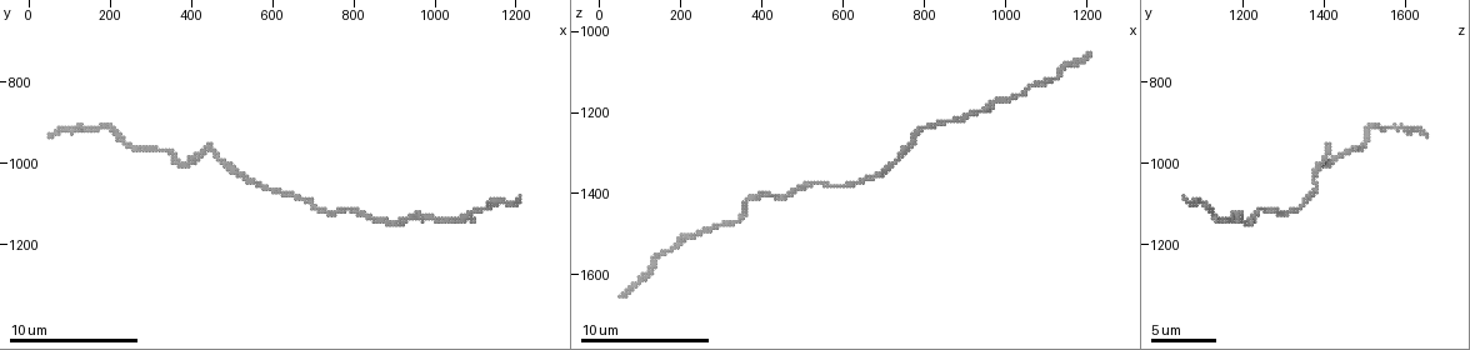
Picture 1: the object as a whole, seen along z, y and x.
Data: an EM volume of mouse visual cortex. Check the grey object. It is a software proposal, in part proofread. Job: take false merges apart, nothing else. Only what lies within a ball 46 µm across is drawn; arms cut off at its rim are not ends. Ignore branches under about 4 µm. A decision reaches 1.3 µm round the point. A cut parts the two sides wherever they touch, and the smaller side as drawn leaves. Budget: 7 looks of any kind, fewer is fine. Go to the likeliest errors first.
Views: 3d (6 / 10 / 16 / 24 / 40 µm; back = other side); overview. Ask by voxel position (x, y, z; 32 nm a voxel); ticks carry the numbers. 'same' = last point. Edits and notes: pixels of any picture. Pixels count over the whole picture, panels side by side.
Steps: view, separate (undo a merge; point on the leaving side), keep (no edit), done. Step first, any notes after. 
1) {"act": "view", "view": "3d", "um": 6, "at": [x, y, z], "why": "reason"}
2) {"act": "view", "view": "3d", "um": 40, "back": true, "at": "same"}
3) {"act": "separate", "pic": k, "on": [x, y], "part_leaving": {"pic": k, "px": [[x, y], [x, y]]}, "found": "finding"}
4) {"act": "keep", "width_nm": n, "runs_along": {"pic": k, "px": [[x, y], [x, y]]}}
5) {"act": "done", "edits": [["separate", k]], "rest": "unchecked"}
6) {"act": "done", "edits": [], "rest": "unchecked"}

{"act": "view", "view": "3d", "um": 16, "at": [430, 975, 1405], "why": "a narrow waist"}

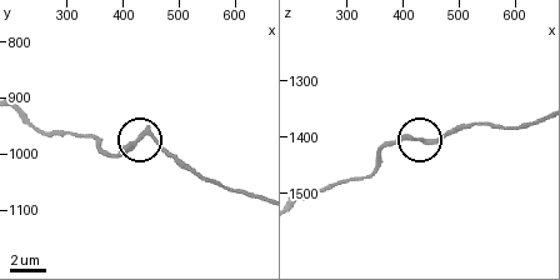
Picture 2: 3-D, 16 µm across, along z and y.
{"act": "view", "view": "3d", "um": 6, "at": [425, 970, 1410]}

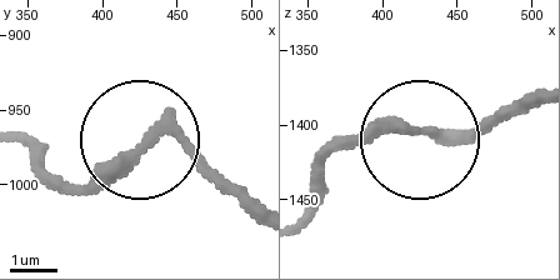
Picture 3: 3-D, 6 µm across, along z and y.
{"act": "keep", "runs_along": {"pic": 3, "px": [[529, 94], [456, 134], [385, 134], [329, 154]]}, "found": "continuous, no second cell"}

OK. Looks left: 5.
{"act": "view", "view": "3d", "um": 10, "at": [995, 1130, 1175], "why": "calibre changes"}

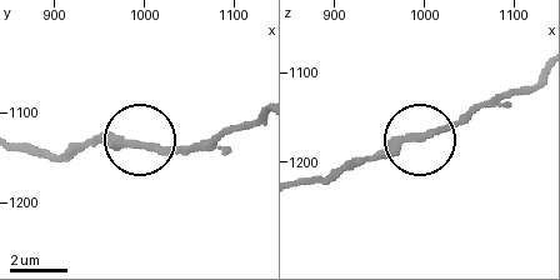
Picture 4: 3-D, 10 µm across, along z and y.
{"act": "keep", "runs_along": {"pic": 4, "px": [[304, 181], [503, 103]]}, "found": "one cell here"}

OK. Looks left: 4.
{"act": "view", "view": "3d", "um": 10, "at": [225, 935, 1500], "why": "thick turns thin"}

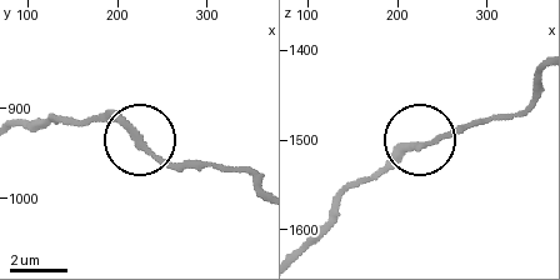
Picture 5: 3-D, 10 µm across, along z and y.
{"act": "keep", "runs_along": {"pic": 5, "px": [[258, 186], [234, 169], [169, 166], [111, 121], [93, 119]]}, "found": "all the same cell"}

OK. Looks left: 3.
{"act": "view", "view": "3d", "um": 16, "at": [550, 1040, 1380], "why": "thick turns thin"}

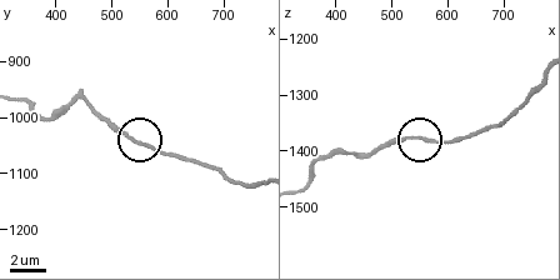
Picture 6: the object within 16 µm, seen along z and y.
{"act": "keep", "runs_along": {"pic": 6, "px": [[171, 153], [150, 150], [103, 119]]}, "found": "one cell here"}

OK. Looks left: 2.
{"act": "done", "edits": [], "rest": "unchecked"}

